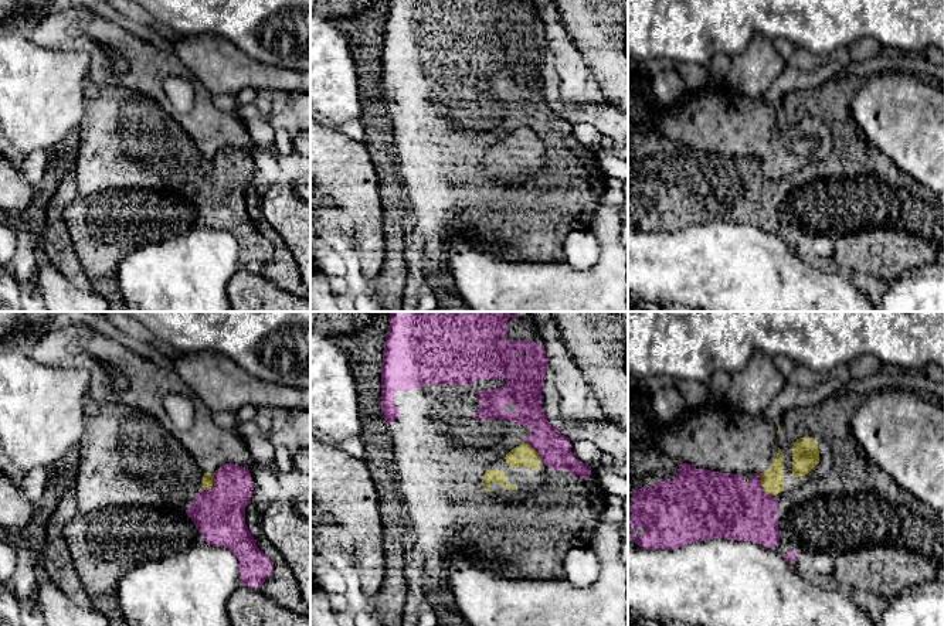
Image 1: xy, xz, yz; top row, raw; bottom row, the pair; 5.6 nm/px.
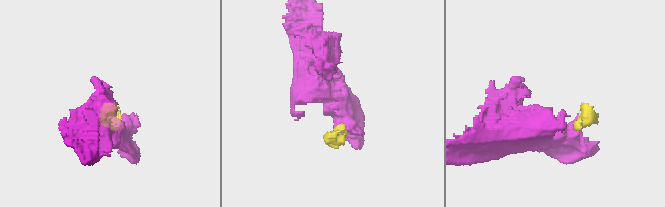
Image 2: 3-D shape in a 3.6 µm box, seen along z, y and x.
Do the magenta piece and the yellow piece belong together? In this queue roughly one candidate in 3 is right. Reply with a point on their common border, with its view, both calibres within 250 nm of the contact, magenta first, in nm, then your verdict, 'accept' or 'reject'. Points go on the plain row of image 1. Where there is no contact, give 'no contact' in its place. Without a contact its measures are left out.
yz (761, 170) | 360/130 nm | reject

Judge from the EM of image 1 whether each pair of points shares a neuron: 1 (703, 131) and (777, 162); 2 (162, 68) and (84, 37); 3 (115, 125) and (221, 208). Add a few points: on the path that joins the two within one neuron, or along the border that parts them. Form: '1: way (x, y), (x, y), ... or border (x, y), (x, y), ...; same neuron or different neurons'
1: way (722, 131), (746, 131), (759, 143); same neuron
2: way (142, 53), (128, 46), (104, 44); same neuron
3: way (138, 153), (165, 180), (193, 183); same neuron

